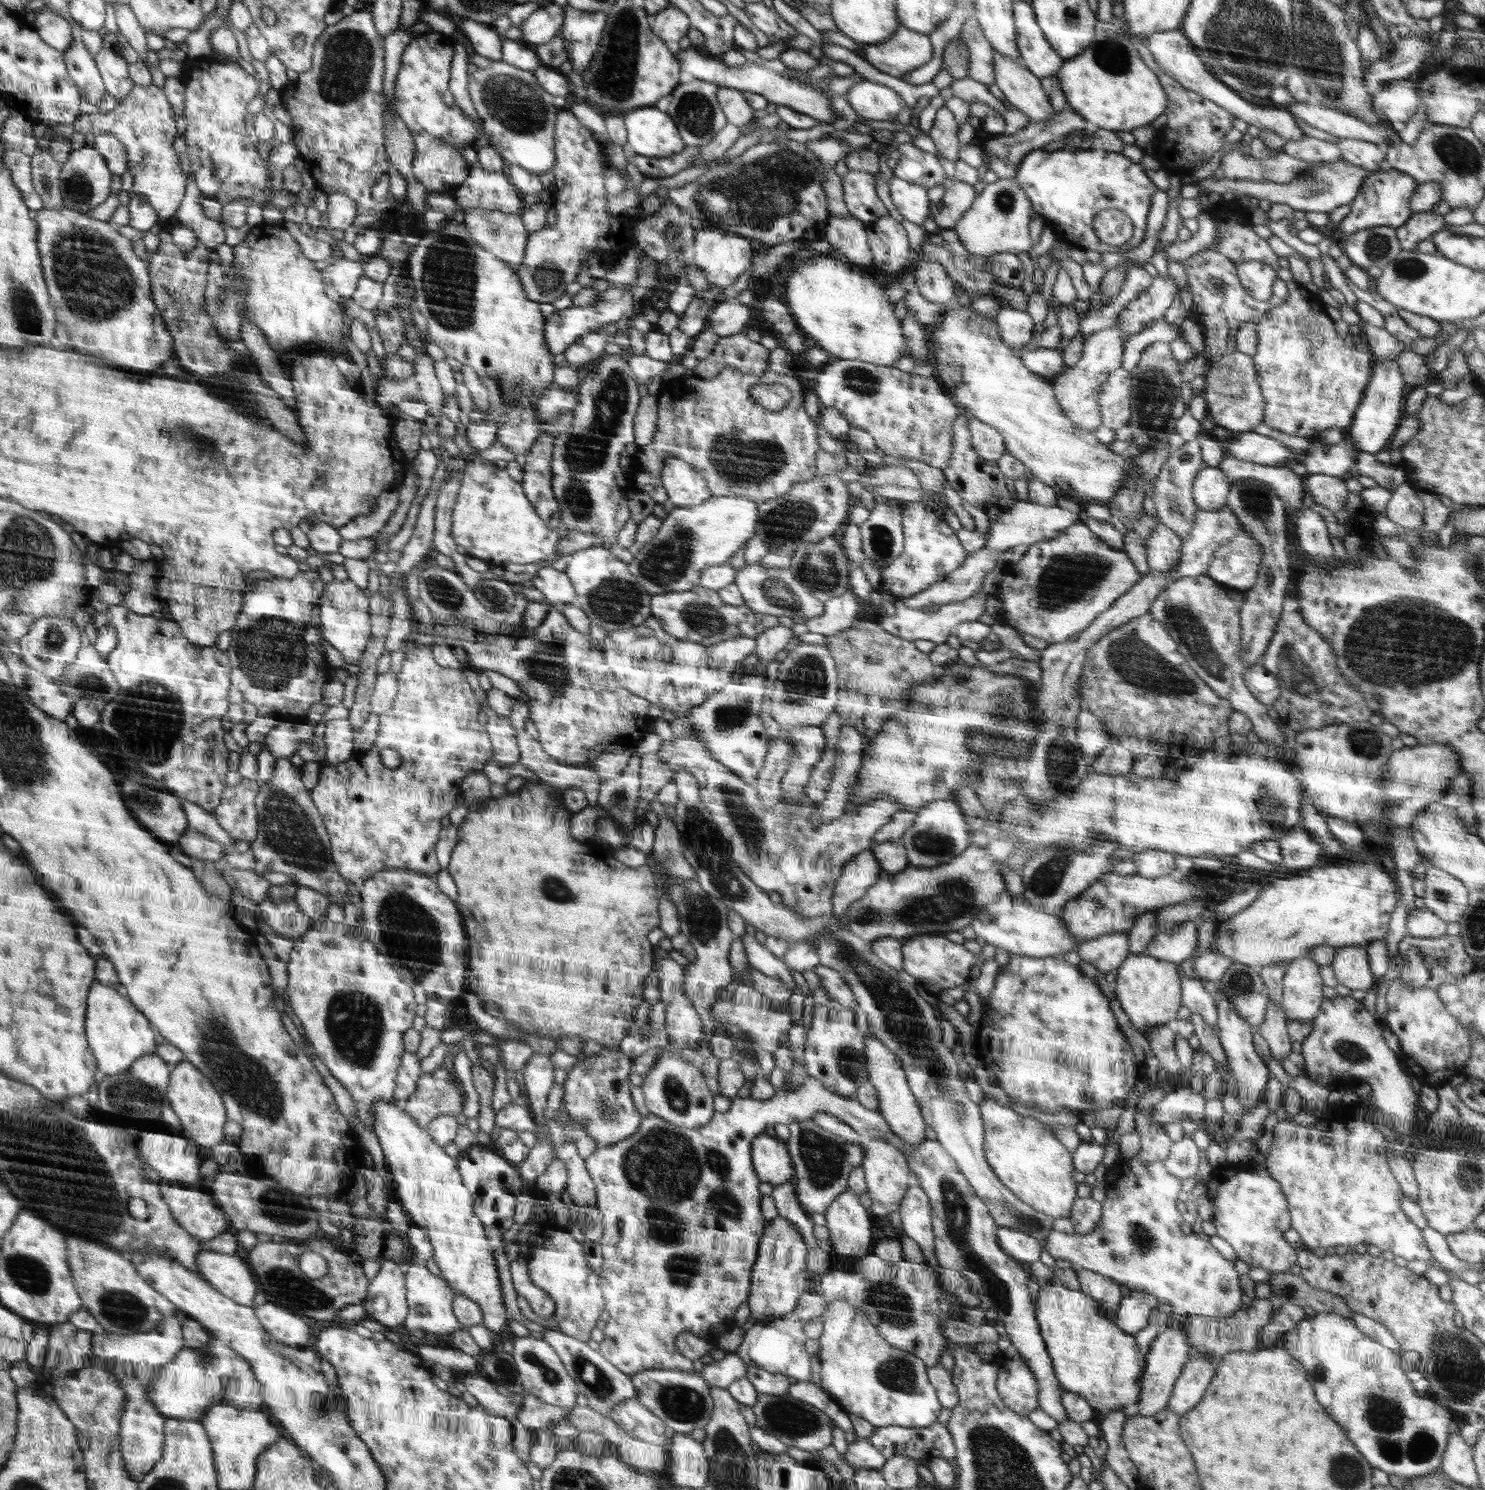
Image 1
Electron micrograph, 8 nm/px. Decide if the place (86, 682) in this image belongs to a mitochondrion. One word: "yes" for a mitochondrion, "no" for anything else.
yes

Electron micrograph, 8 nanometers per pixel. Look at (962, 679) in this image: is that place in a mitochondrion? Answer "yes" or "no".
yes

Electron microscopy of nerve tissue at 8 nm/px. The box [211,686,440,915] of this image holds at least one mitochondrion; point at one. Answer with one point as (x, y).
(287, 830)

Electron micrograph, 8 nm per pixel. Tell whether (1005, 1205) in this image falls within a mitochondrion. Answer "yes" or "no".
yes

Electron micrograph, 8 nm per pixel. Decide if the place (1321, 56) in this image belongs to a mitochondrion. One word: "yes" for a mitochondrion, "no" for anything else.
yes

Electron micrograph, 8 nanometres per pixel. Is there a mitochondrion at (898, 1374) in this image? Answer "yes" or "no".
yes

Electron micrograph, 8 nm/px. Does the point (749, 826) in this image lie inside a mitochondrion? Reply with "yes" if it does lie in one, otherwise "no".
yes

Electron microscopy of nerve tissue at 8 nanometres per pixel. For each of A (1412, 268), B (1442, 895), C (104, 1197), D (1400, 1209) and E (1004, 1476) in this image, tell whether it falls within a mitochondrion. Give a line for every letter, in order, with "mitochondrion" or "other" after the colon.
A: mitochondrion
B: mitochondrion
C: mitochondrion
D: other
E: mitochondrion

